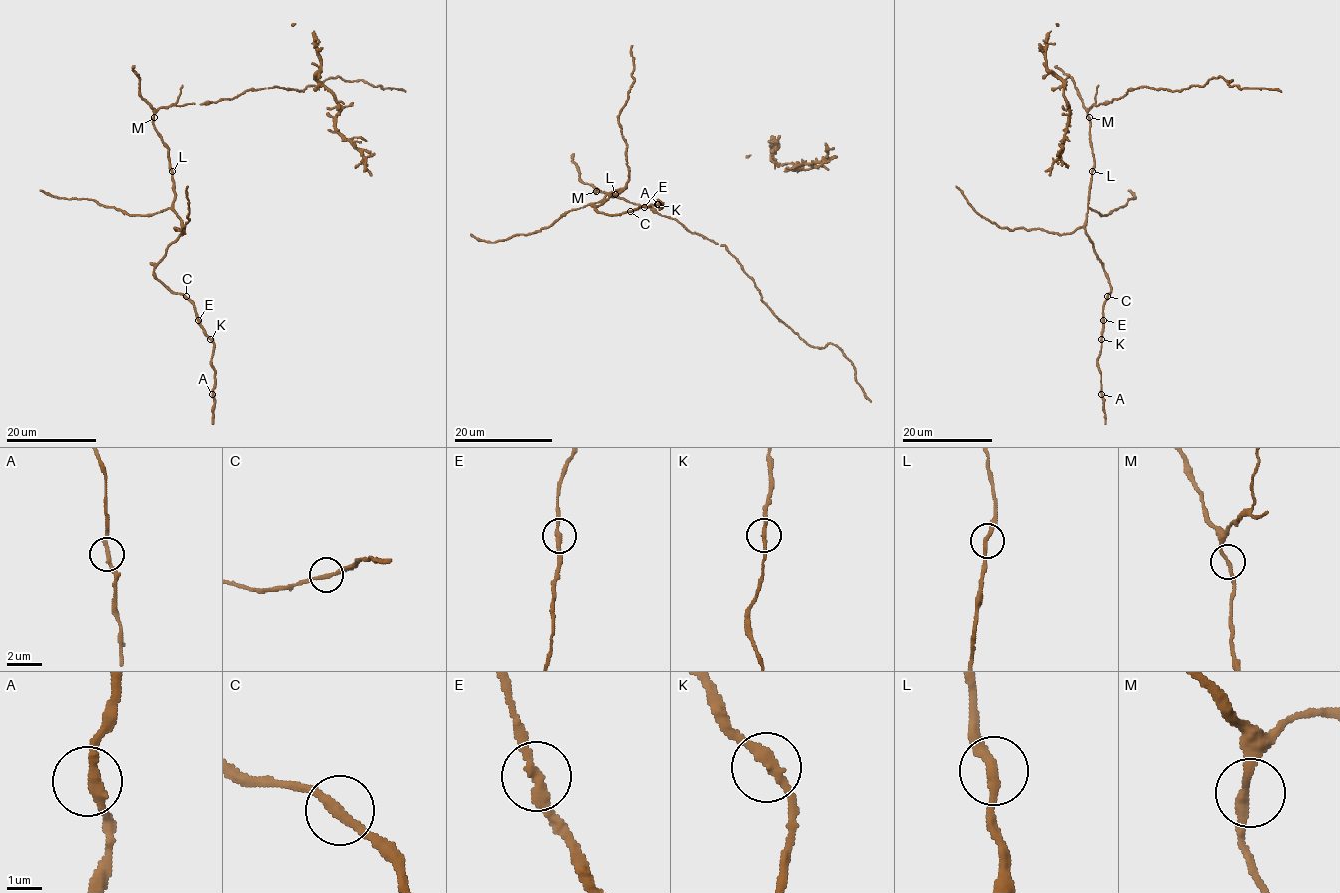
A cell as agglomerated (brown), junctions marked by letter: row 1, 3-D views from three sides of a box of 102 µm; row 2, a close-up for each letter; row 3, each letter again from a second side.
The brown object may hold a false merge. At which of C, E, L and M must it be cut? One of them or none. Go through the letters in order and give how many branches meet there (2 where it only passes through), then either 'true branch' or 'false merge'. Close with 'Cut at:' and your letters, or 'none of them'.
C: 2 branches meet; true branch
E: 2 branches meet; true branch
L: 2 branches meet; true branch
M: 2 branches meet; true branch
Cut at: none of them

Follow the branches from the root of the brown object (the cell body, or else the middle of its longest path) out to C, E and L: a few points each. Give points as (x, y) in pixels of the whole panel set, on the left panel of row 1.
C: (153, 117), (154, 129), (168, 149), (173, 211), (181, 225), (181, 233), (168, 247), (154, 275), (186, 296)
E: (153, 117), (168, 149), (173, 211), (181, 225), (154, 275), (191, 302), (198, 320)
L: (153, 117), (154, 129), (168, 149), (172, 171)

